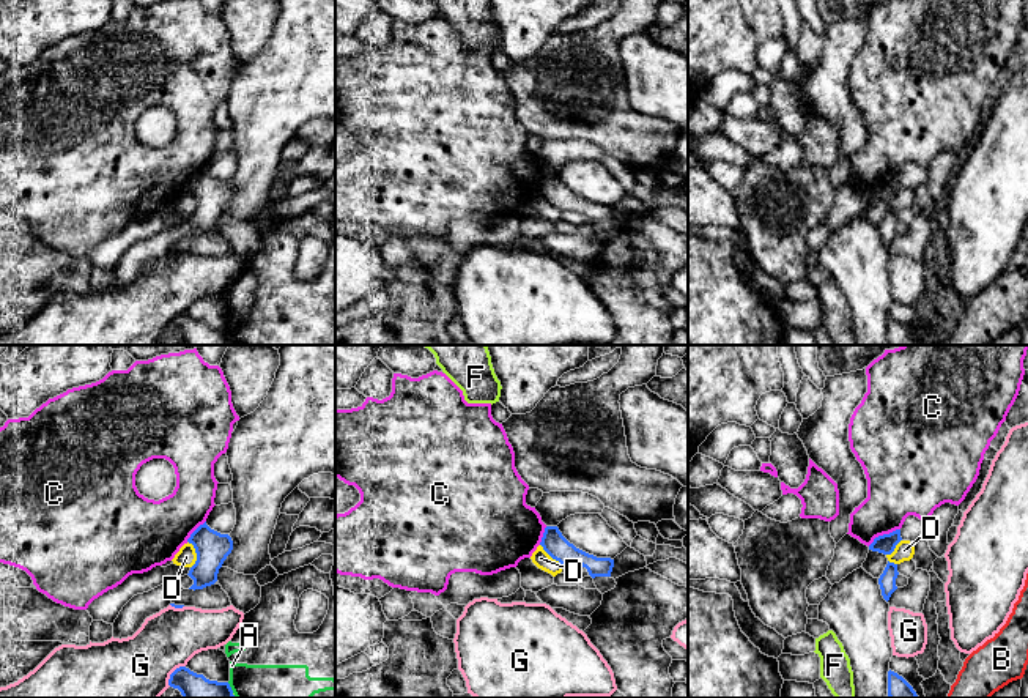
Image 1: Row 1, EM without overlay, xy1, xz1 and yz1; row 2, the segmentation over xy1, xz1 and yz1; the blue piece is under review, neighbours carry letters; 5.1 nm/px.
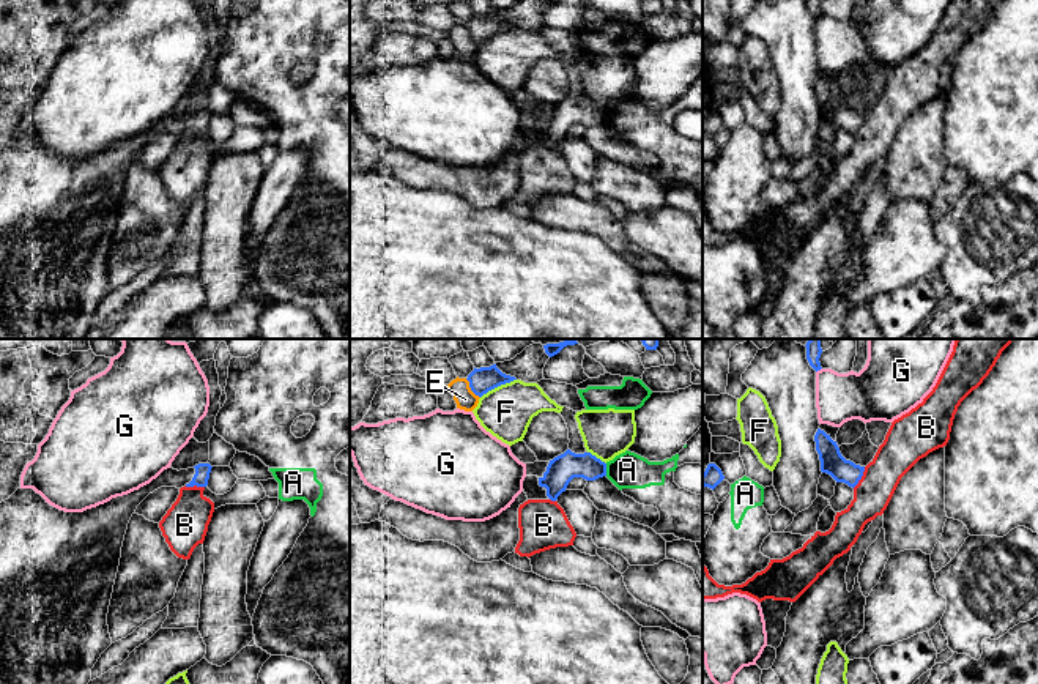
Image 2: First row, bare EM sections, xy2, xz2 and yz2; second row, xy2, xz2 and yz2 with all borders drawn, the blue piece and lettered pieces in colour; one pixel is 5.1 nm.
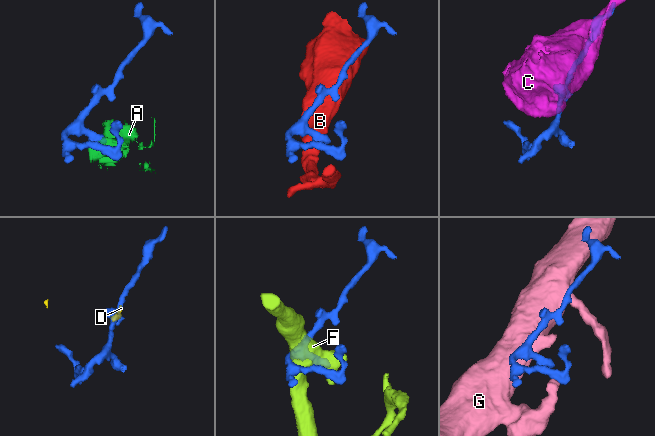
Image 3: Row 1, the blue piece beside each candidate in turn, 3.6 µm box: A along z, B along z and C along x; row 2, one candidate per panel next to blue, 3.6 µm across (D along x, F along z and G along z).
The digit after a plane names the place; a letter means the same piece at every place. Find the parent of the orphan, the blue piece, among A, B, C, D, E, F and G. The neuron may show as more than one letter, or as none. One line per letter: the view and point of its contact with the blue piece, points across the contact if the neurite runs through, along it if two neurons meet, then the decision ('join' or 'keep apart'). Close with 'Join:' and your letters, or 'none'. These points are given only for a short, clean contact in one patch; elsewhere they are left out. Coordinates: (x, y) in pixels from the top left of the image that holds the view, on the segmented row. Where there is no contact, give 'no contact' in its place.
A: contact xz2 (605, 470); border xz2 (605, 464), (607, 475); keep apart
B: contact yz2 (860, 478); border yz2 (865, 467), (860, 479), (852, 487); keep apart
C: contact yz1 (883, 534); border yz1 (899, 528), (879, 534), (868, 545); keep apart
D: contact xy1 (197, 555); border xy1 (188, 541), (195, 553), (195, 563), (191, 568); keep apart
E: contact xz2 (470, 386); border xz2 (465, 379), (479, 397); keep apart
F: contact xz2 (498, 385); keep apart
G: contact xy1 (172, 673); keep apart
Join: none

